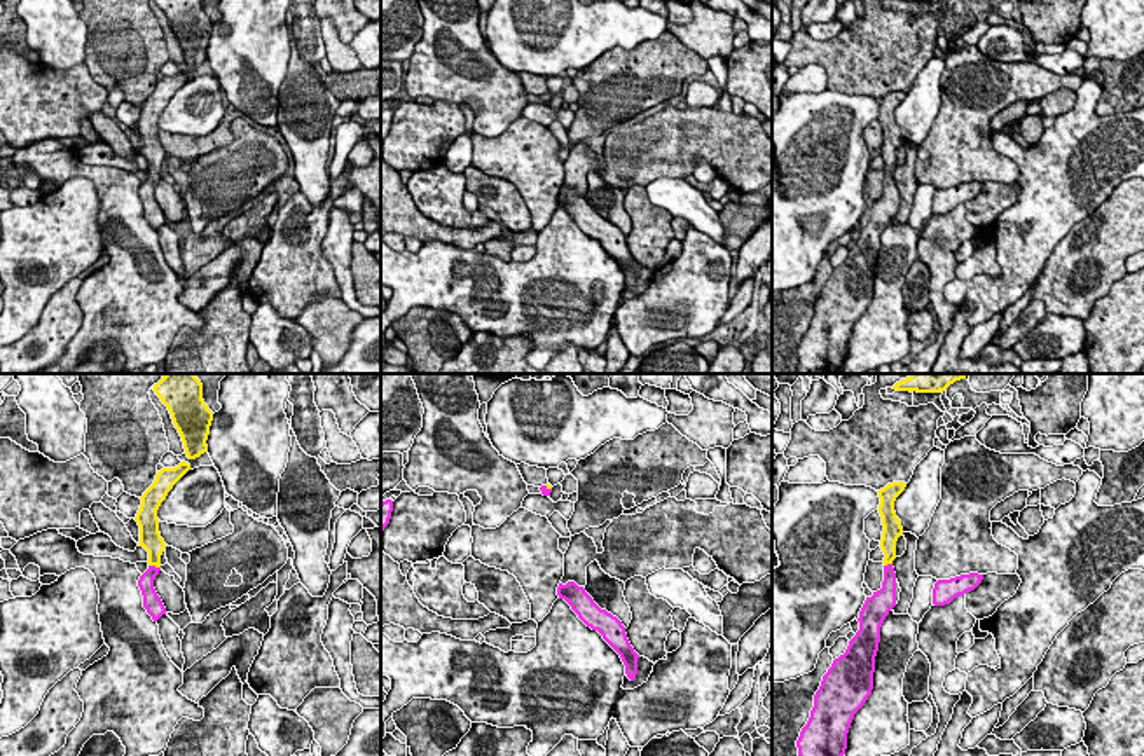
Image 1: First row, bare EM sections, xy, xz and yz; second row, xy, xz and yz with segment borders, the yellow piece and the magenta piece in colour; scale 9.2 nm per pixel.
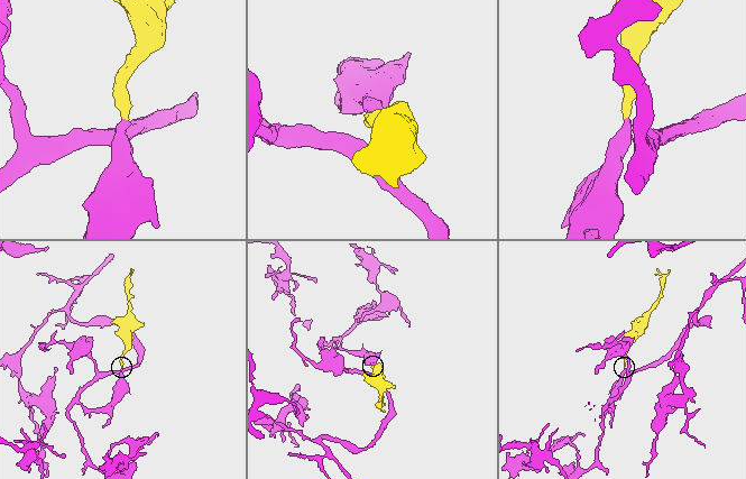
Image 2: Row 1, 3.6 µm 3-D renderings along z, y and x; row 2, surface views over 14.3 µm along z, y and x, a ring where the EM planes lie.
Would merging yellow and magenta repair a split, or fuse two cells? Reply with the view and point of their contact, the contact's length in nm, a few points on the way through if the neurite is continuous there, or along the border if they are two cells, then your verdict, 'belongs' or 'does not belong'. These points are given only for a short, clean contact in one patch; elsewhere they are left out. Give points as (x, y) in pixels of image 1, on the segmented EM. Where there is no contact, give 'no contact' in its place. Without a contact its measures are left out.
contact xy (154, 564); length 120 nm; way xy (151, 540), (154, 545), (154, 564), (145, 582); belongs

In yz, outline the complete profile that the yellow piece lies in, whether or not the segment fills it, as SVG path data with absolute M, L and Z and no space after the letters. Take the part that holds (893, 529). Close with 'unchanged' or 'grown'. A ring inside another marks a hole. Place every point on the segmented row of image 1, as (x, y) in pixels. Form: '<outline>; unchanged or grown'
M905 482L887 484L877 491L882 517L884 581L882 588L866 597L859 611L859 630L849 641L844 655L833 660L814 695L814 707L796 740L798 756L844 756L847 733L854 714L865 705L873 690L875 656L880 627L899 601L899 583L892 567L896 541L903 536L894 501L905 491Z; grown

